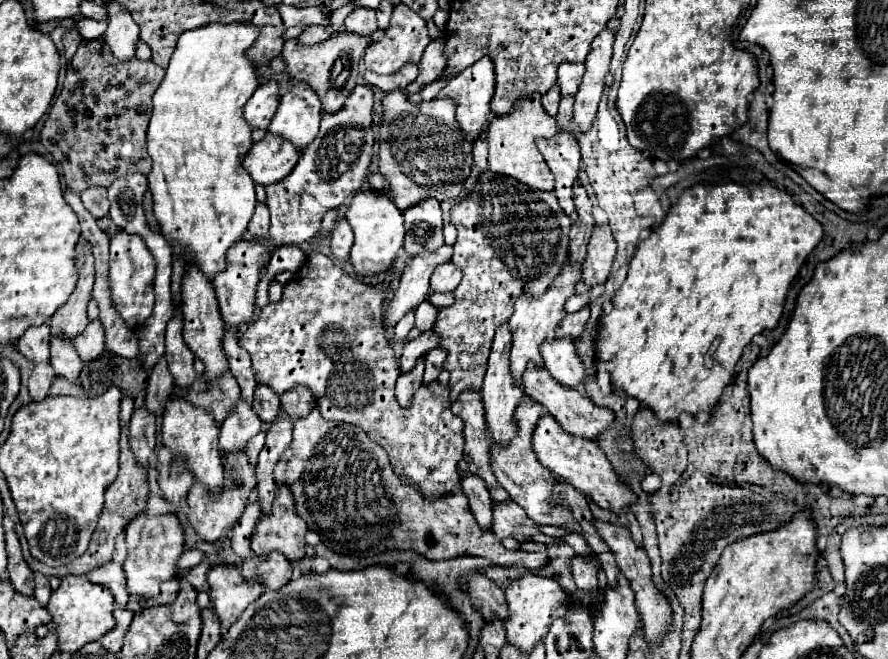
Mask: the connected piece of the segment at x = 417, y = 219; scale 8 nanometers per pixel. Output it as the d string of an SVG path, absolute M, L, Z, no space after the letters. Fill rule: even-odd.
M425 199L405 211L405 253L415 257L443 245L443 219L437 199Z

